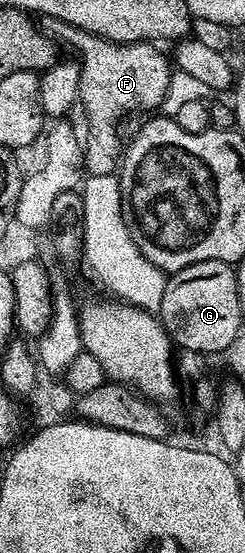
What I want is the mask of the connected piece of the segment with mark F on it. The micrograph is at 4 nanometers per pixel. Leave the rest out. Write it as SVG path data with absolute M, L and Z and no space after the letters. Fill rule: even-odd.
M41 17L40 29L43 34L55 42L67 40L67 42L78 48L80 57L80 88L78 89L78 100L81 110L86 114L88 124L88 138L83 141L83 169L89 175L110 175L117 171L120 164L122 143L118 140L116 126L126 115L136 110L158 109L165 103L167 90L170 87L171 76L174 73L169 57L166 57L155 47L155 43L149 42L112 42L98 34L88 33L84 29L77 29L60 20L58 17Z

